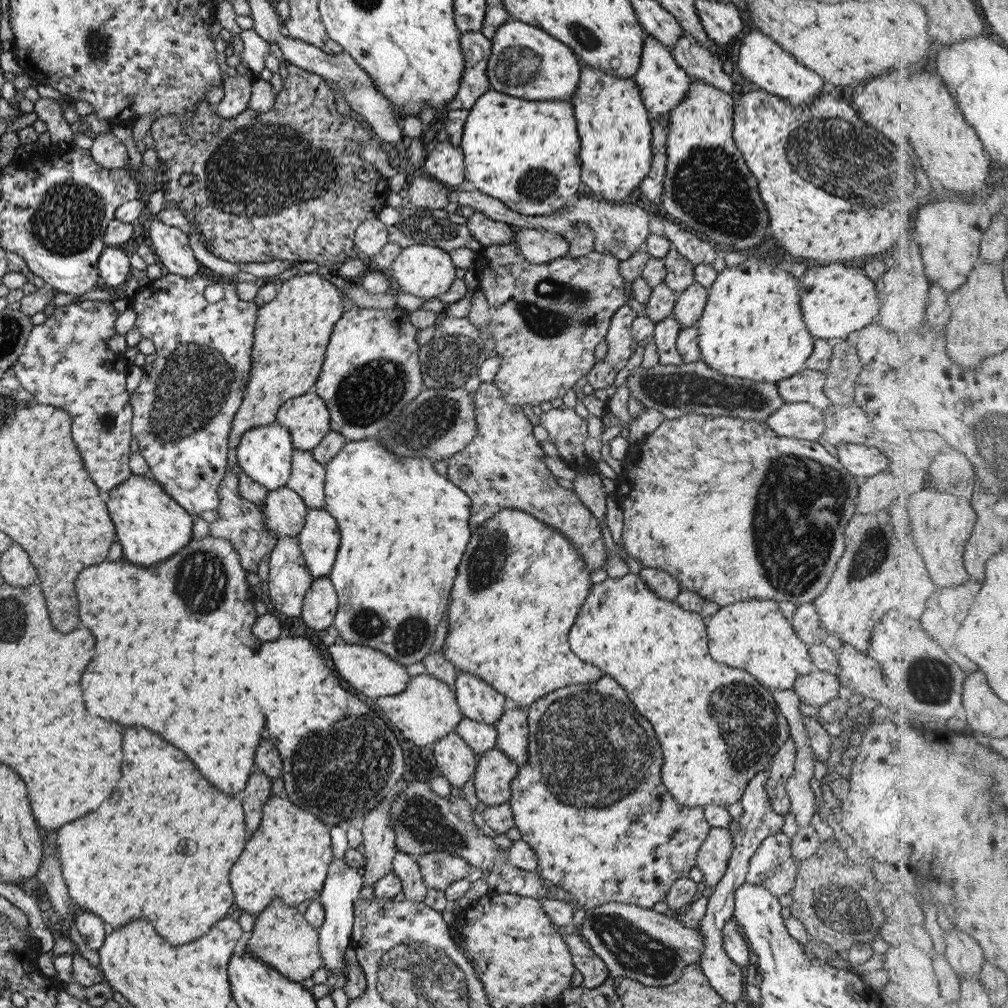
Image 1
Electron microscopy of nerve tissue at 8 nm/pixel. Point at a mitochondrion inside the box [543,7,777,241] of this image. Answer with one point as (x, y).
(582, 34)

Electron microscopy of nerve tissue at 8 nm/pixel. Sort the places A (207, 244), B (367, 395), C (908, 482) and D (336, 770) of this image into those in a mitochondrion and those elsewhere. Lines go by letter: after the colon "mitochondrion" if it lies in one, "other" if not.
A: other
B: mitochondrion
C: other
D: mitochondrion

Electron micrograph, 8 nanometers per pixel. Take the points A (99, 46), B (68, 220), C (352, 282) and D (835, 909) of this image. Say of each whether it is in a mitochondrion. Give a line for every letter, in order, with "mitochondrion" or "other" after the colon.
A: mitochondrion
B: mitochondrion
C: other
D: mitochondrion

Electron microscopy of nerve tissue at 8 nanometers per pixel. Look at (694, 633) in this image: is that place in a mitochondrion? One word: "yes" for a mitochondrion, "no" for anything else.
no

